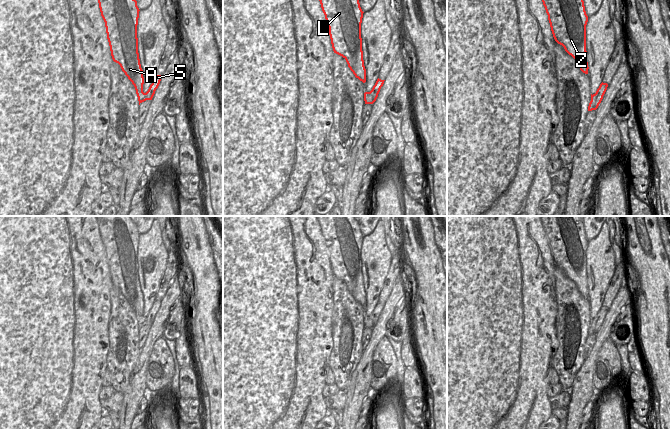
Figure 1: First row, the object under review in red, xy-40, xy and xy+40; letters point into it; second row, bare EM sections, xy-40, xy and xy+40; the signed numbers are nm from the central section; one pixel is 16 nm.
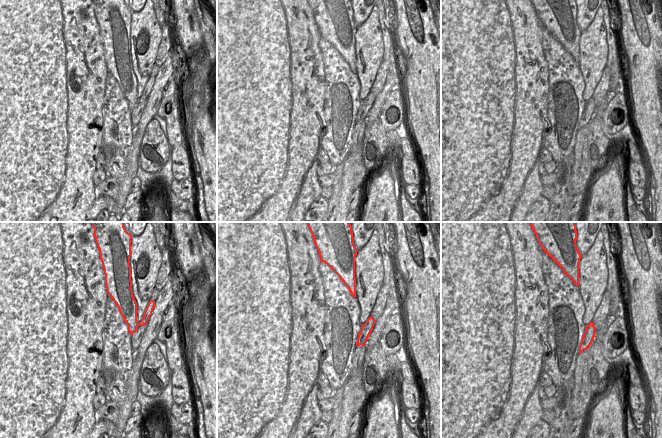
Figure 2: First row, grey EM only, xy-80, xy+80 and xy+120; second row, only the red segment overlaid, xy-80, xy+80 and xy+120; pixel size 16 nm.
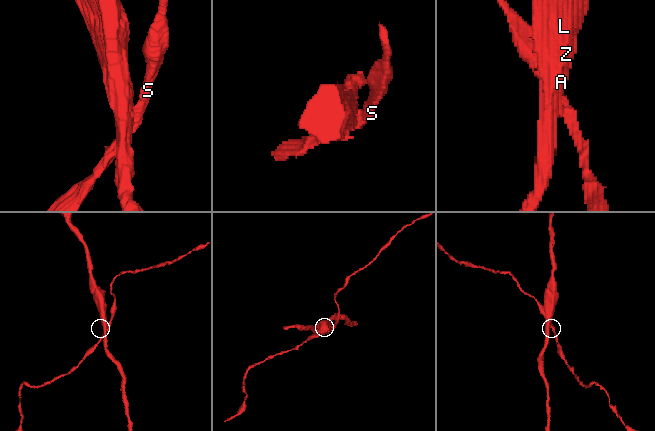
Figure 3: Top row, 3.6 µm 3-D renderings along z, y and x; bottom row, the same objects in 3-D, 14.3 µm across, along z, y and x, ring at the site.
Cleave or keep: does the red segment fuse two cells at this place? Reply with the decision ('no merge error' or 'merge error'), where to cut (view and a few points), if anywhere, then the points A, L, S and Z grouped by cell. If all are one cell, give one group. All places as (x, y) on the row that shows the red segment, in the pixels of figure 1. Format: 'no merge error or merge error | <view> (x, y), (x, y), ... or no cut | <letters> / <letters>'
merge error | xy-40 (146, 93), (142, 101) | A L Z / S

